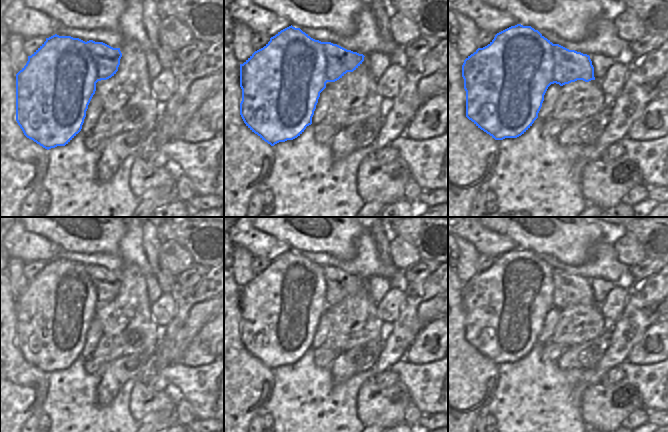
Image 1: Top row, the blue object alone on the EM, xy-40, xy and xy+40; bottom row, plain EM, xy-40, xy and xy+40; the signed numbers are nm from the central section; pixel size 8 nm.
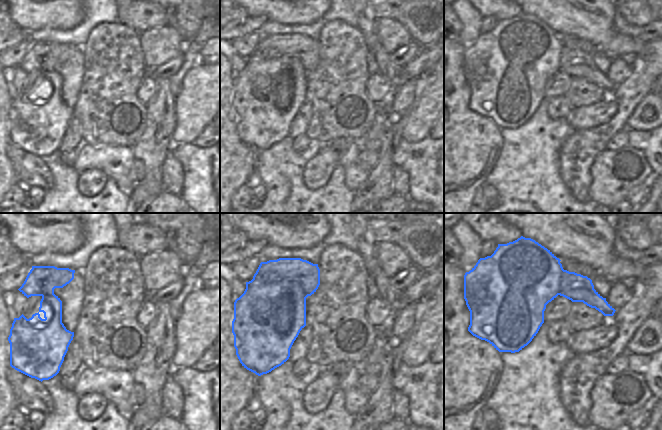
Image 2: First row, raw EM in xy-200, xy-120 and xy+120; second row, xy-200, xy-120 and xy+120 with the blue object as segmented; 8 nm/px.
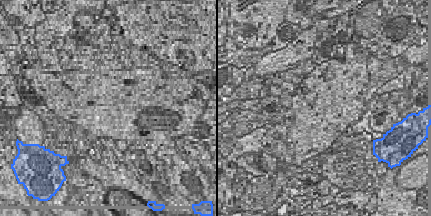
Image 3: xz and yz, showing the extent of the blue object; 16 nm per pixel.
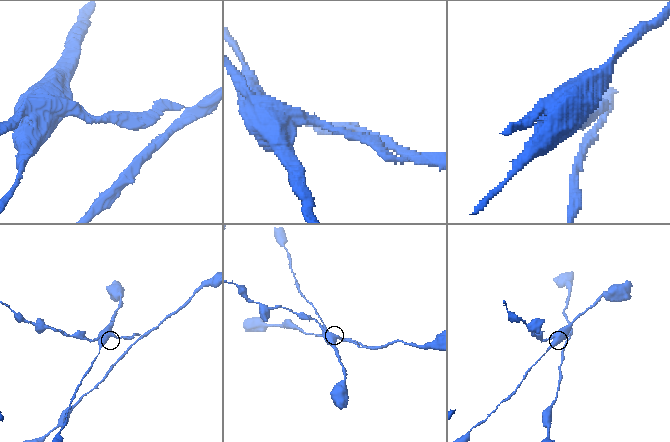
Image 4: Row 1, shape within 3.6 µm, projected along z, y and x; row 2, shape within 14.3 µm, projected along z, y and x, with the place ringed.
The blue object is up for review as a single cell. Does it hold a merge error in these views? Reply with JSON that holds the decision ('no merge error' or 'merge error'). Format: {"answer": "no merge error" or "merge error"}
{"answer": "merge error"}

